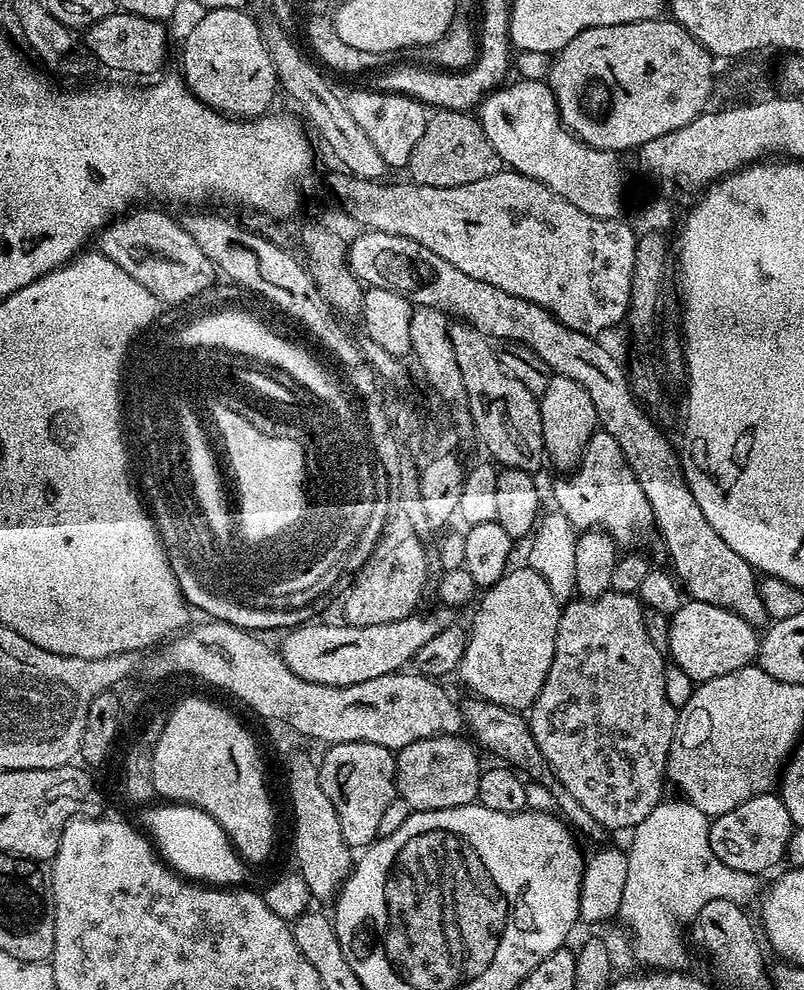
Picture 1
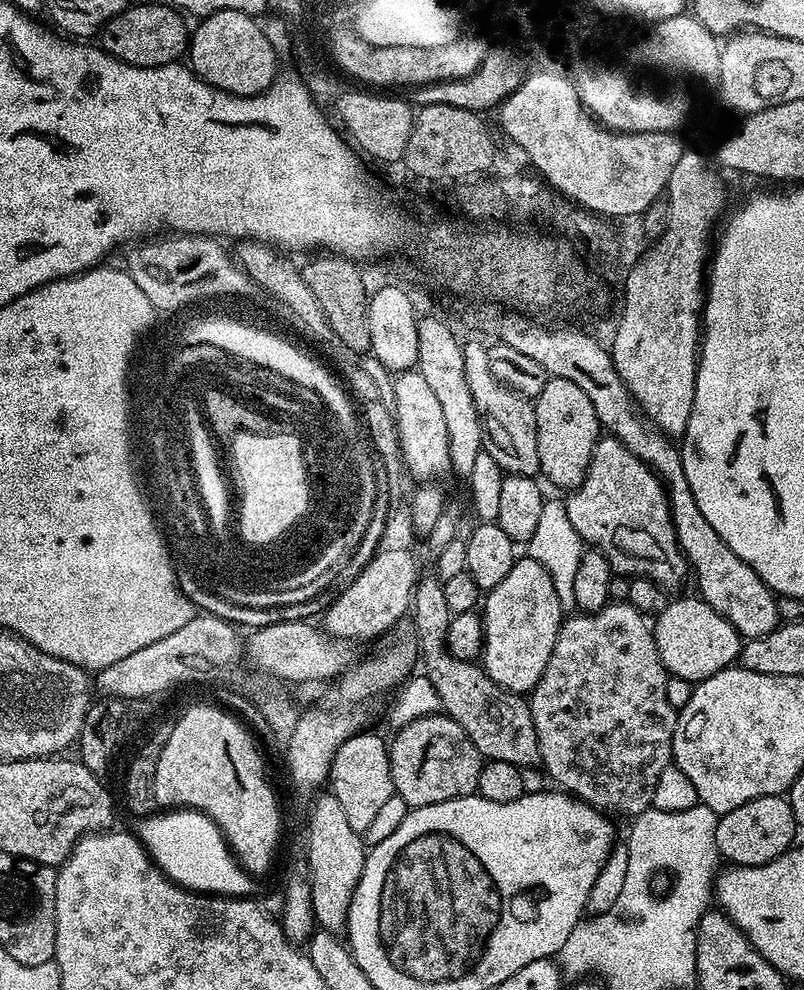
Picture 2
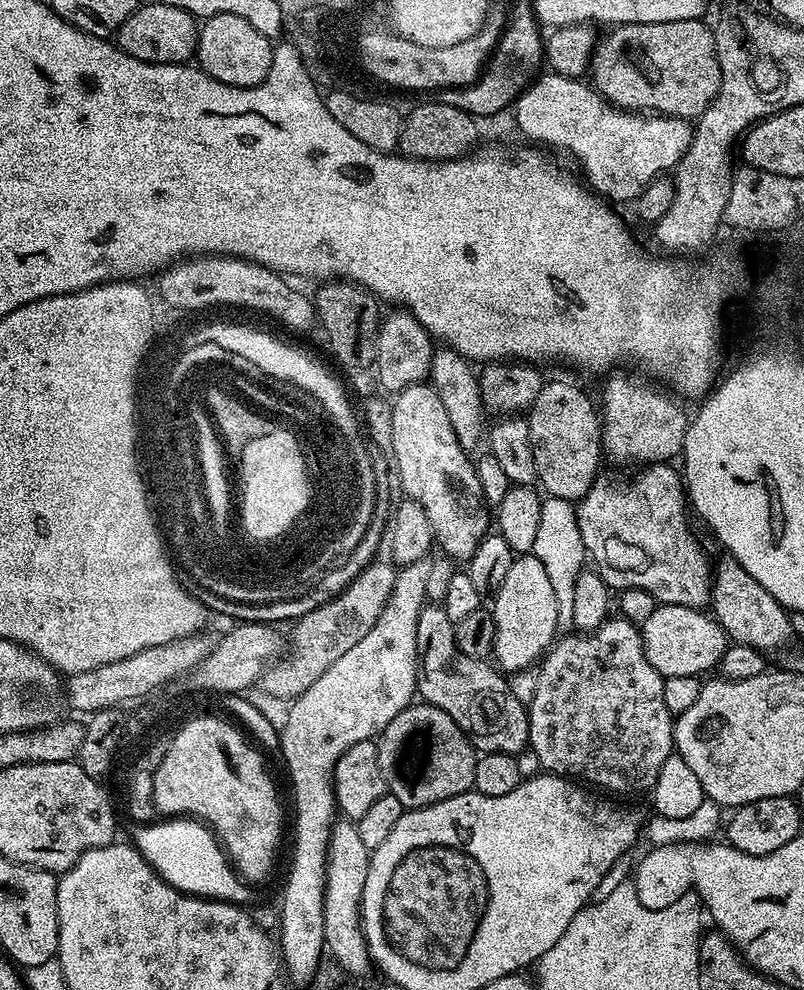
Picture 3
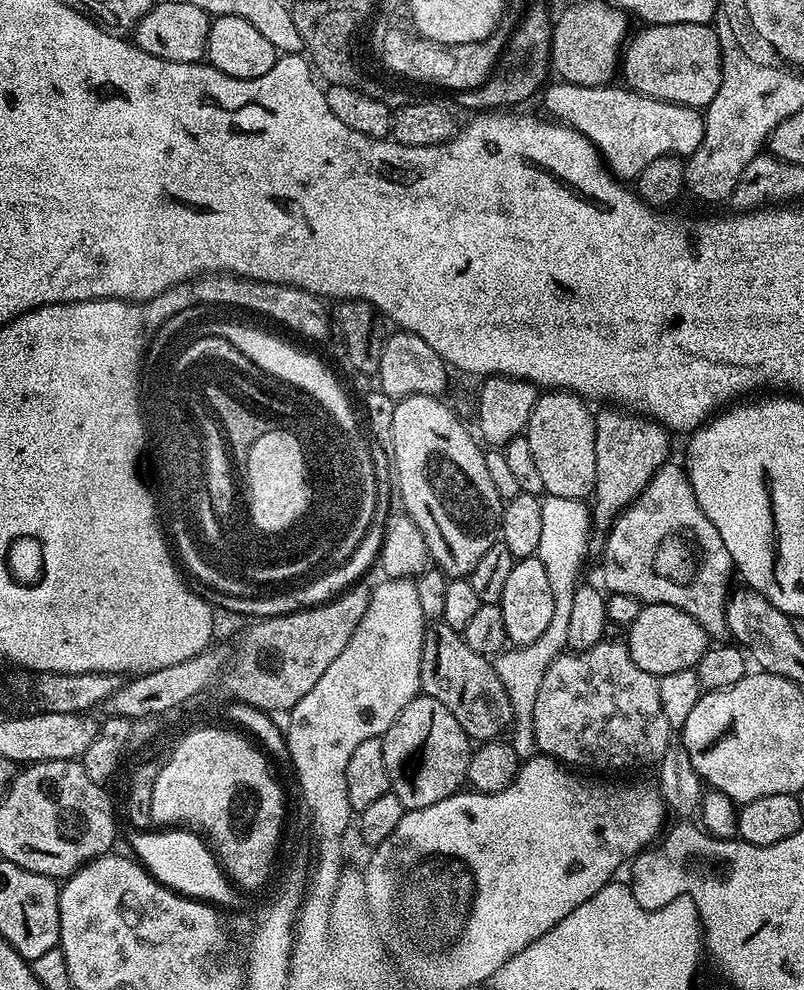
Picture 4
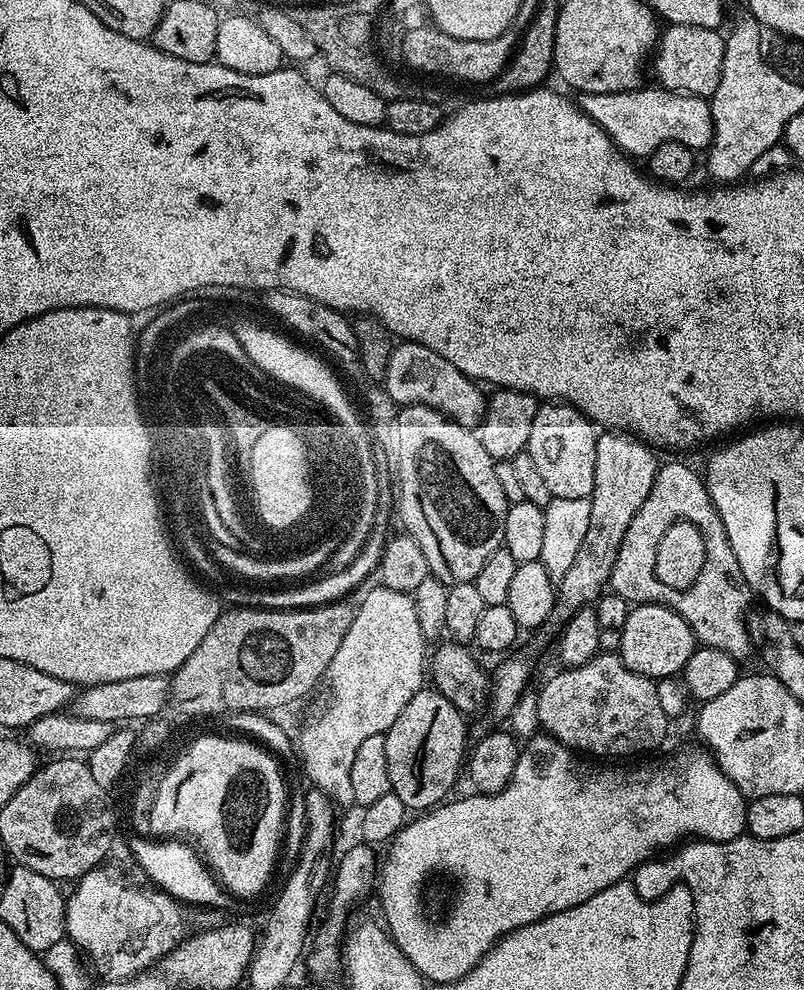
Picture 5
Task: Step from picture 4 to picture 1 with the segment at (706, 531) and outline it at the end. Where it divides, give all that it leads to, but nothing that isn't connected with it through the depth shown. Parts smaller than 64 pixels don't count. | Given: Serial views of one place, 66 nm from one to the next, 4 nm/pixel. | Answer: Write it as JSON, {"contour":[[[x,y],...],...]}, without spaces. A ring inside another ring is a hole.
{"contour":[[[598,430],[590,438],[586,450],[582,454],[579,464],[571,469],[561,480],[556,480],[552,484],[552,500],[555,511],[561,512],[572,527],[577,530],[600,529],[608,533],[615,540],[616,544],[624,550],[648,550],[652,543],[657,543],[658,531],[656,528],[656,518],[650,508],[650,502],[646,494],[642,492],[642,486],[634,478],[634,470],[626,462],[622,450],[618,450],[618,442],[610,438],[602,430]]]}

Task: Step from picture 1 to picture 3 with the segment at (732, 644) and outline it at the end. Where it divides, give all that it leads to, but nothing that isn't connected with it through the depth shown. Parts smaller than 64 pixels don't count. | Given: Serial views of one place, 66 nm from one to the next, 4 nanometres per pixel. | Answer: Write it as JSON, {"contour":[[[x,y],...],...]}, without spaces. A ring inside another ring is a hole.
{"contour":[[[657,603],[654,614],[639,625],[640,637],[646,658],[654,670],[665,678],[671,676],[700,676],[717,667],[722,654],[730,643],[722,626],[707,611],[678,606],[677,604]]]}

